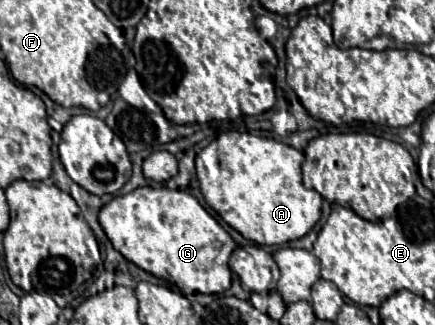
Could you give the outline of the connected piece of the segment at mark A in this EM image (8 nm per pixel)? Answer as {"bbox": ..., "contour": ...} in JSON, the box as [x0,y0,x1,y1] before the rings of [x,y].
{"bbox":[196,133,322,245],"contour":[[[222,133],[196,157],[200,191],[206,203],[248,241],[282,245],[304,237],[320,219],[322,197],[302,185],[304,153],[274,139],[250,133]]]}

